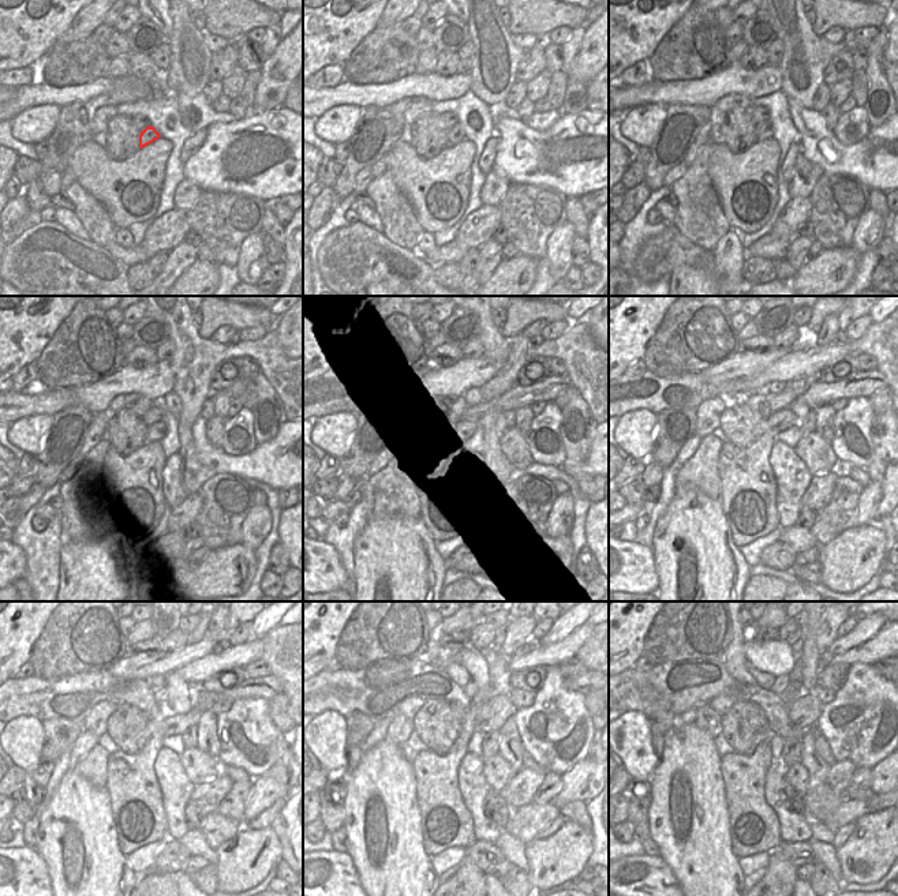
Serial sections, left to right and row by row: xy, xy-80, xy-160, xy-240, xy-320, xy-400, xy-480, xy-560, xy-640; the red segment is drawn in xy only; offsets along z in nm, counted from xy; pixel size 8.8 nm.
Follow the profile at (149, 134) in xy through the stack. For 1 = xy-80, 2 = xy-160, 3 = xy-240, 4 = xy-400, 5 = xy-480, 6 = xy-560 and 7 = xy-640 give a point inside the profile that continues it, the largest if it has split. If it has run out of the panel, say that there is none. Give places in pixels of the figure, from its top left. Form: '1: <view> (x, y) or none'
1: xy-80 (456, 135)
2: xy-160 (763, 130)
3: xy-240 (157, 431)
4: xy-400 (789, 419)
5: xy-480 (179, 723)
6: xy-560 (493, 715)
7: xy-640 (805, 709)

